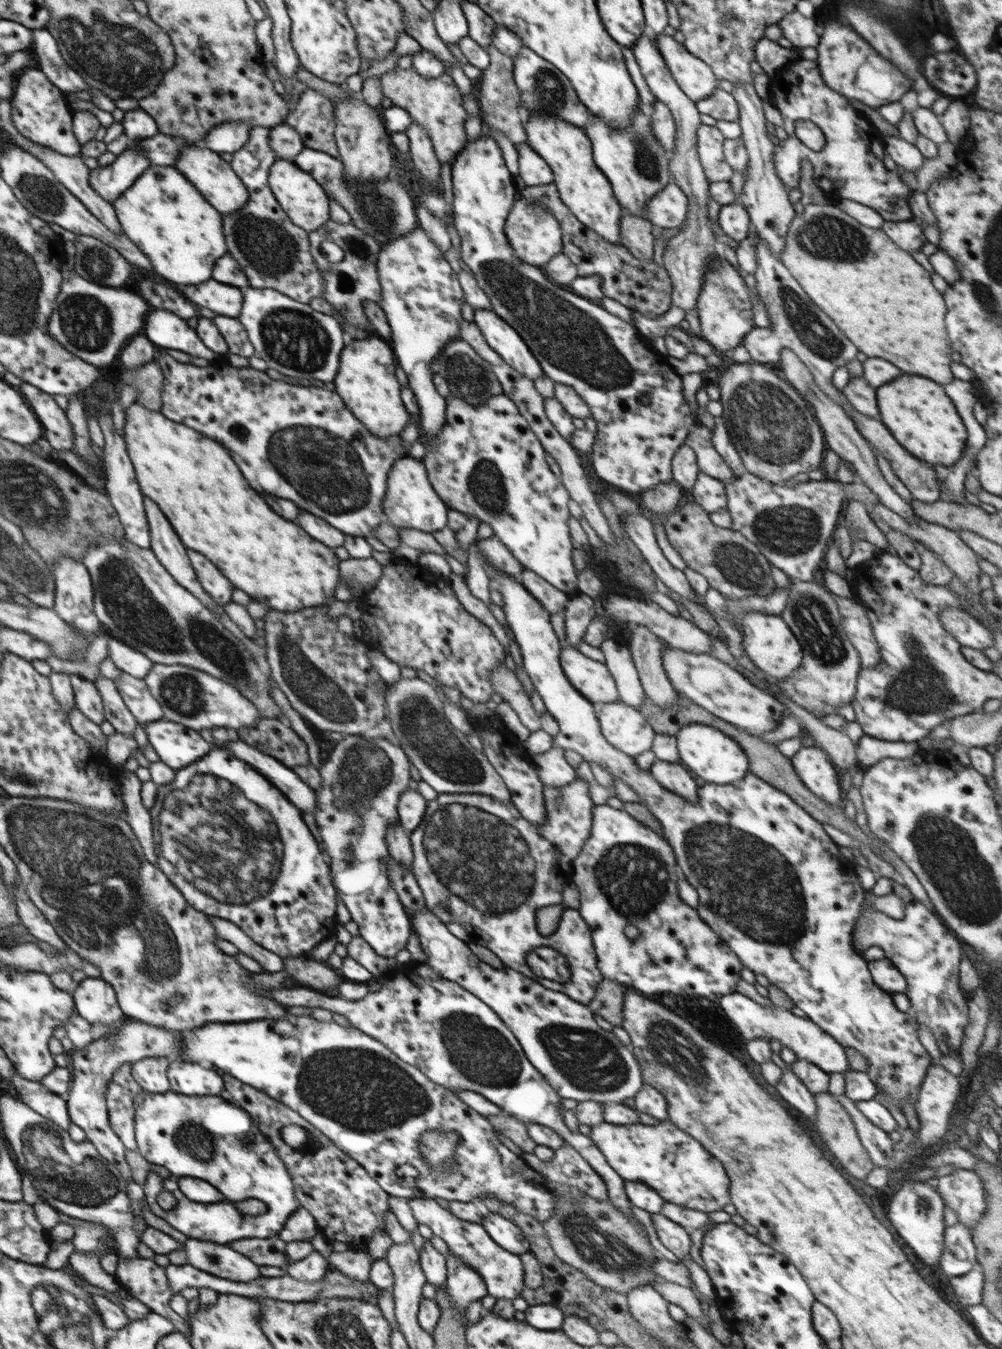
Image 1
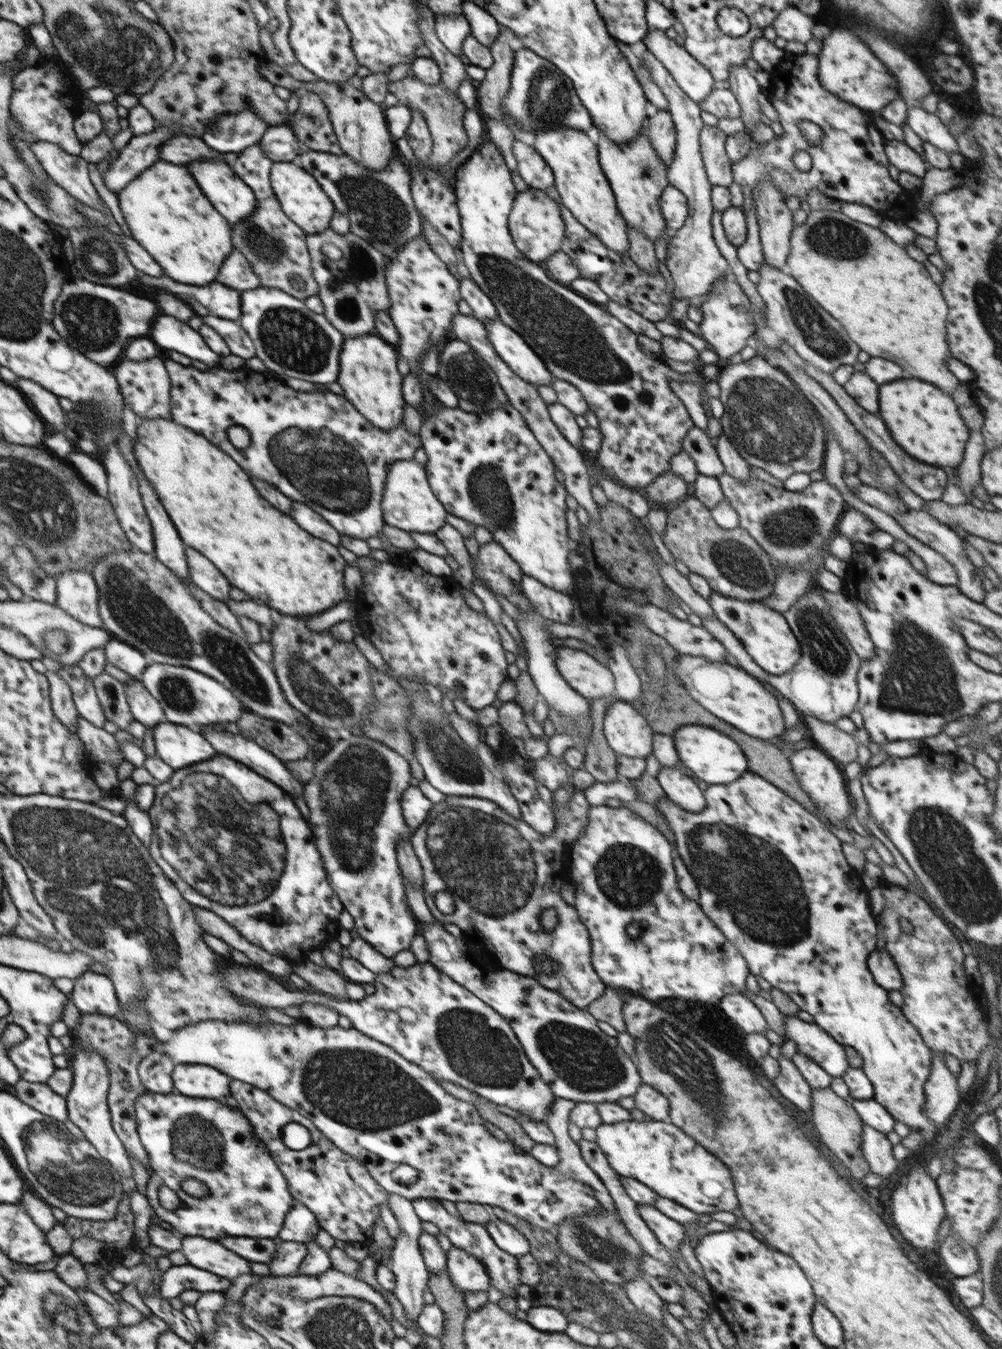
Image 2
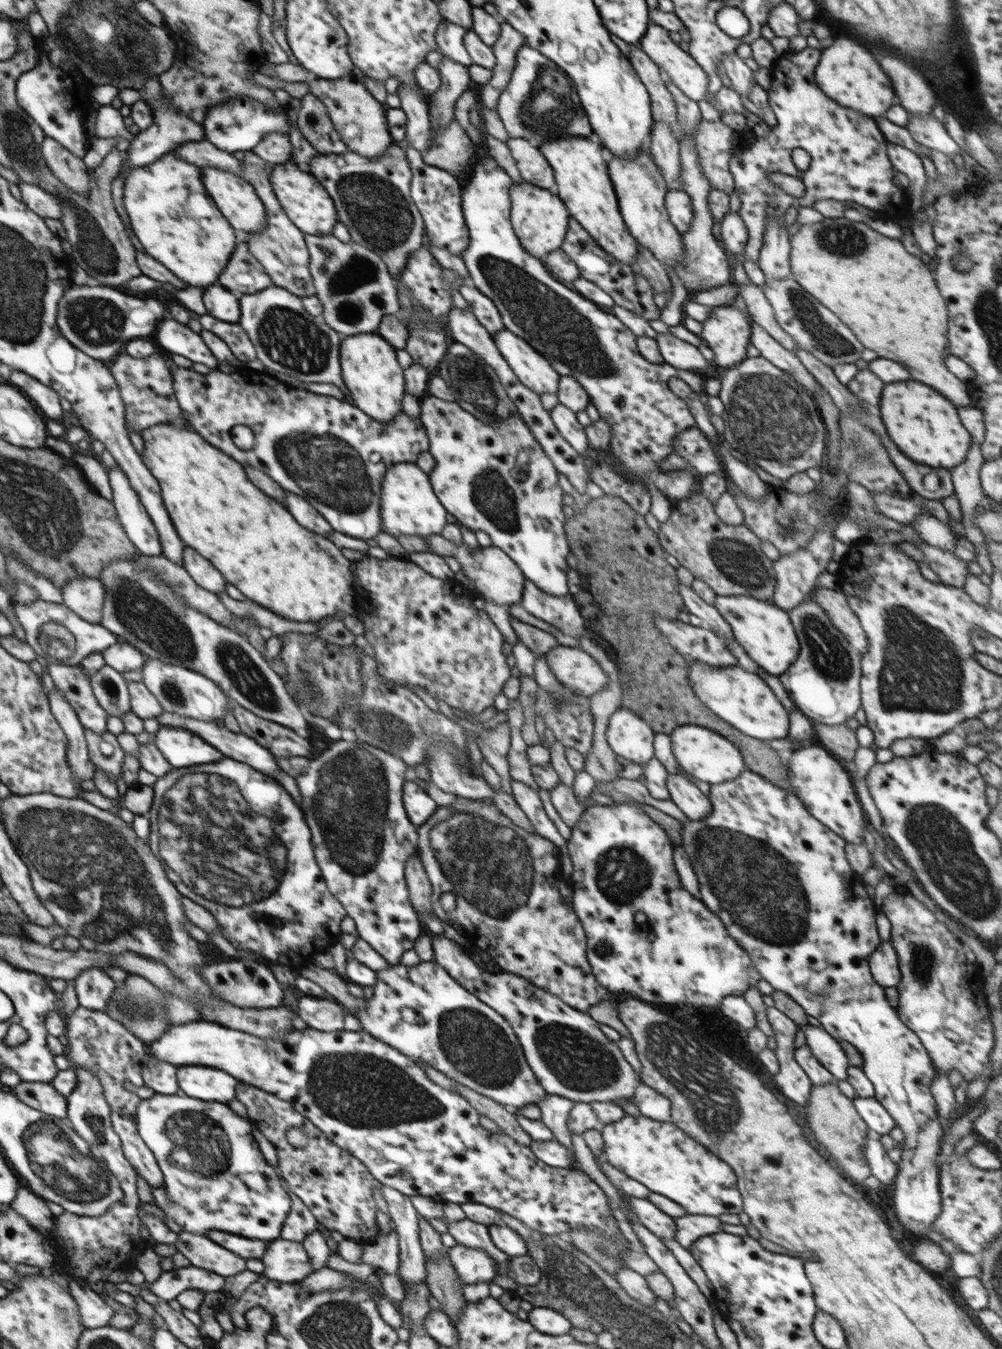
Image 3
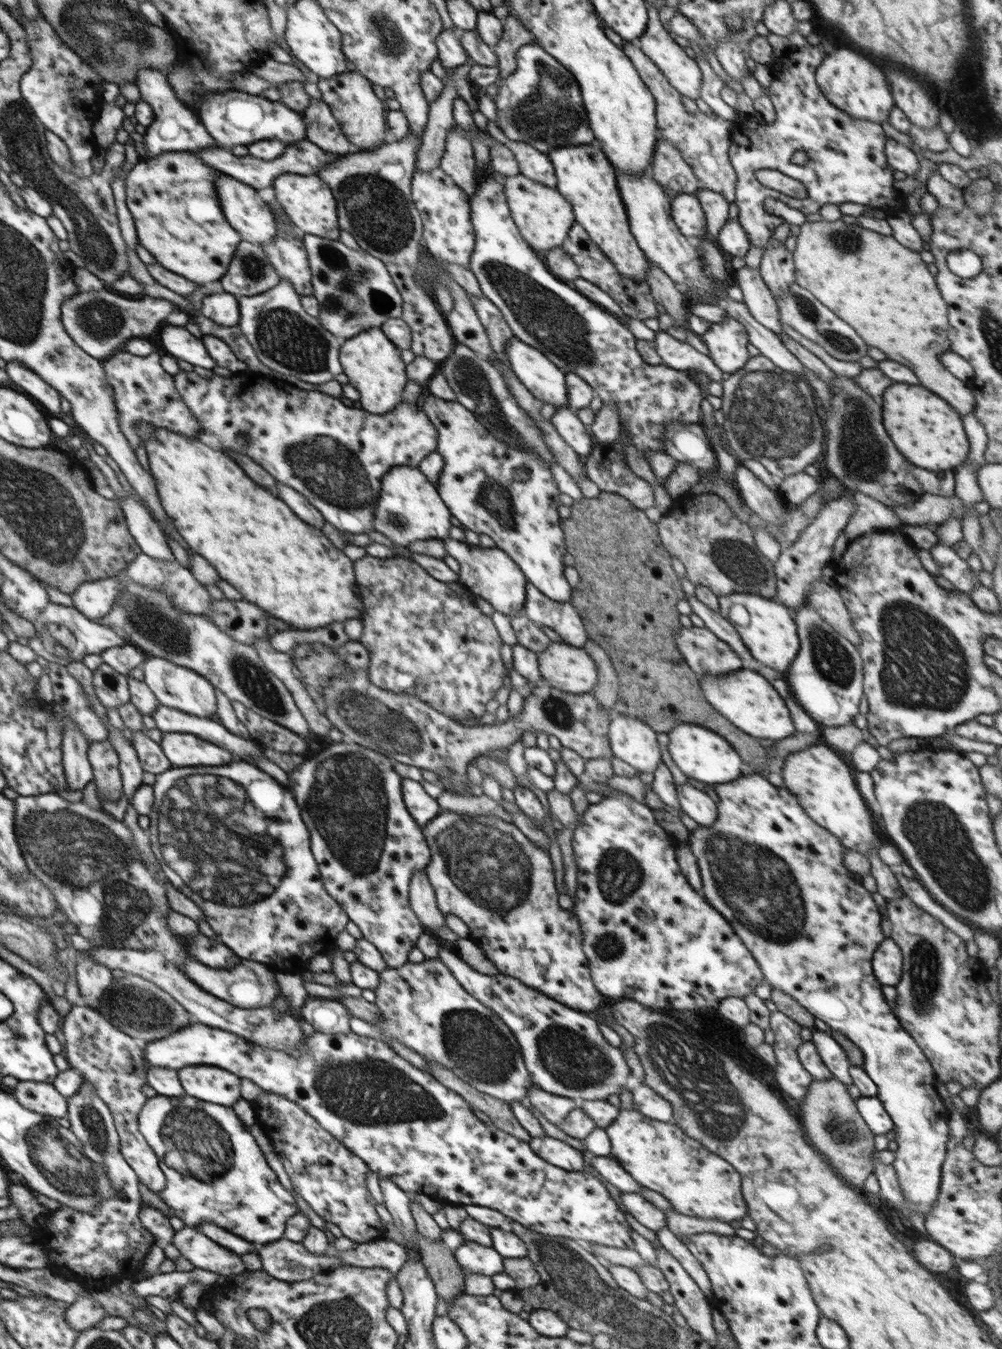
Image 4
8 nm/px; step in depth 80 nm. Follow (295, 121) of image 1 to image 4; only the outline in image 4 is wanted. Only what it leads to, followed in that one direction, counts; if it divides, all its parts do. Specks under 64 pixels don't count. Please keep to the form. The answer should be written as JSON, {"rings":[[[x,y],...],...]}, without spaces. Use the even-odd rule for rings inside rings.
{"rings":[[[310,98],[310,105],[301,114],[307,124],[307,140],[330,154],[346,156],[354,152],[356,146],[343,134],[340,123],[322,99]]]}

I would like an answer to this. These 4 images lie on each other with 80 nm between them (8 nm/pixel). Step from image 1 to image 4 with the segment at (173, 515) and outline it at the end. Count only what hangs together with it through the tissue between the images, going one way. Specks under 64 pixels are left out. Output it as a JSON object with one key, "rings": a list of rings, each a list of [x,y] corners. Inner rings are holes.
{"rings":[[[157,427],[153,438],[144,440],[144,445],[152,476],[156,481],[158,499],[162,503],[168,520],[172,520],[177,532],[190,544],[189,548],[194,550],[194,552],[198,552],[200,556],[204,556],[218,570],[220,579],[226,580],[228,584],[232,584],[247,602],[254,603],[268,614],[271,614],[271,616],[291,624],[296,628],[303,628],[304,630],[324,628],[333,622],[344,622],[347,618],[359,618],[363,612],[363,598],[355,580],[352,560],[344,555],[343,550],[338,550],[318,528],[312,528],[312,526],[304,524],[282,500],[278,500],[268,490],[264,490],[262,486],[258,486],[256,482],[252,482],[242,472],[242,468],[234,462],[234,459],[230,458],[223,450],[214,450],[208,447],[198,437],[184,436],[183,434],[178,434],[160,427]]]}

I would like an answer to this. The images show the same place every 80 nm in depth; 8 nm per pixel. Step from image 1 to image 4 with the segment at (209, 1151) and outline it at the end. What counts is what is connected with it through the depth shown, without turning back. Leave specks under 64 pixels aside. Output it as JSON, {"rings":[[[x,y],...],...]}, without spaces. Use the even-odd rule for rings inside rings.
{"rings":[[[156,1094],[148,1098],[141,1108],[138,1126],[140,1134],[156,1153],[159,1167],[167,1180],[164,1190],[158,1195],[174,1210],[175,1216],[185,1222],[185,1226],[198,1229],[202,1223],[215,1224],[228,1232],[236,1232],[236,1236],[248,1242],[258,1244],[283,1238],[287,1220],[299,1212],[299,1208],[292,1194],[278,1181],[276,1172],[268,1165],[248,1126],[242,1124],[232,1108],[208,1104],[186,1094],[184,1098]]]}

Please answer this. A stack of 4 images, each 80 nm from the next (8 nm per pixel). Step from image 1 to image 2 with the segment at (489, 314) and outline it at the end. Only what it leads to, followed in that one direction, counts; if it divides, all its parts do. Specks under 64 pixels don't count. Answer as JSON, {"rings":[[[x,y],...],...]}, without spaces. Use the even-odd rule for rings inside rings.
{"rings":[[[498,317],[495,320],[485,320],[483,323],[498,356],[522,380],[528,381],[535,387],[543,384],[552,386],[553,374],[522,336],[514,332],[513,328],[506,326]]]}

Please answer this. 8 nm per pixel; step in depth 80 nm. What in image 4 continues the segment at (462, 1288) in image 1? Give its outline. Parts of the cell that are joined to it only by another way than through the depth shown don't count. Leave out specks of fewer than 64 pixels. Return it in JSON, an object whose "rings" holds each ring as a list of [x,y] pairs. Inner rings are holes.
{"rings":[[[466,1241],[455,1251],[456,1262],[463,1271],[492,1276],[504,1271],[503,1256],[494,1247]]]}

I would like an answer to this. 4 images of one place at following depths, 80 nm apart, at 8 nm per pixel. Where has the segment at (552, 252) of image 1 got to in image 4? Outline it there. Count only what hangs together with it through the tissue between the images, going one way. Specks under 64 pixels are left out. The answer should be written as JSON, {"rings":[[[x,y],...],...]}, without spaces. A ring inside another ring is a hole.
{"rings":[[[521,173],[506,177],[503,187],[512,218],[530,248],[543,255],[551,248],[560,247],[575,223],[570,201],[555,188],[540,184]]]}

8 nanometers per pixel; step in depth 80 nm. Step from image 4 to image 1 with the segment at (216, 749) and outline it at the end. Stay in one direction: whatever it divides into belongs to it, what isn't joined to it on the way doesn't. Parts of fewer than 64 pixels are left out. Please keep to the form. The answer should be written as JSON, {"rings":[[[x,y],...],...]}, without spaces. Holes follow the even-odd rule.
{"rings":[[[164,718],[144,724],[147,737],[159,758],[175,771],[206,756],[210,744],[198,731]]]}

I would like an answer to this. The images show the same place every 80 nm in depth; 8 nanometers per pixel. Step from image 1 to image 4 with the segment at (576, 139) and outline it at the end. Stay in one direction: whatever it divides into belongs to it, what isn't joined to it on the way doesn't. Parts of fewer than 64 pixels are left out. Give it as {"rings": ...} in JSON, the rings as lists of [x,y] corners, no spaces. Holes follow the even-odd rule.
{"rings":[[[591,143],[555,148],[547,155],[557,178],[555,189],[570,201],[575,222],[584,228],[622,276],[646,281],[651,266],[632,234],[626,207],[618,188],[616,168],[611,166],[605,152],[597,143]]]}

